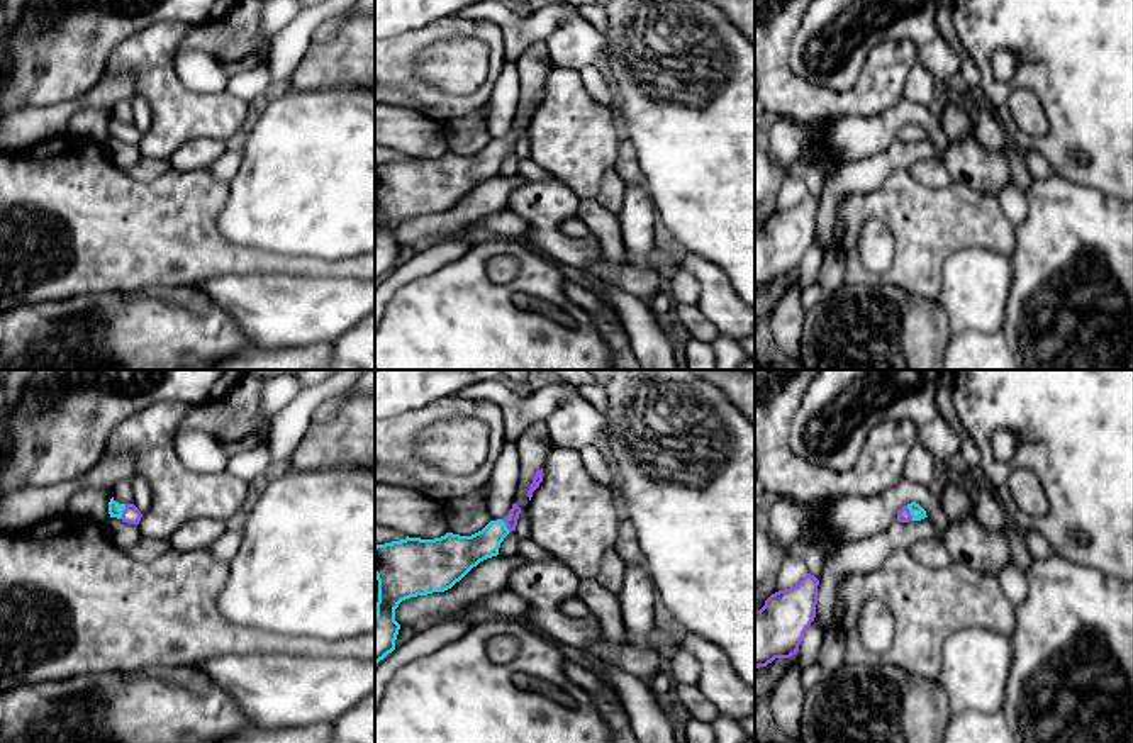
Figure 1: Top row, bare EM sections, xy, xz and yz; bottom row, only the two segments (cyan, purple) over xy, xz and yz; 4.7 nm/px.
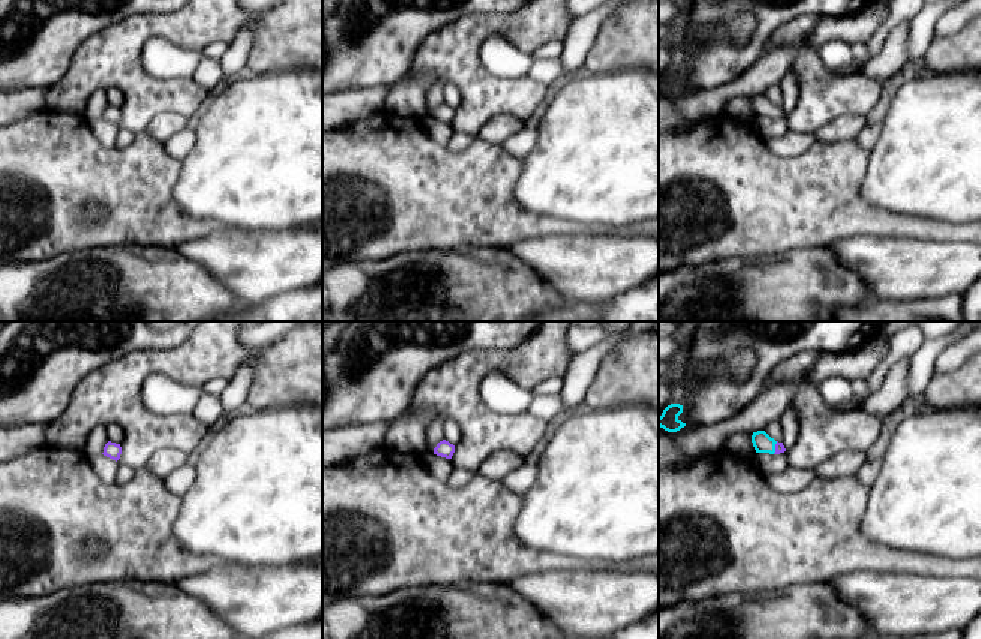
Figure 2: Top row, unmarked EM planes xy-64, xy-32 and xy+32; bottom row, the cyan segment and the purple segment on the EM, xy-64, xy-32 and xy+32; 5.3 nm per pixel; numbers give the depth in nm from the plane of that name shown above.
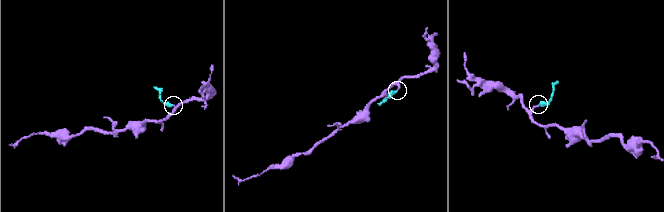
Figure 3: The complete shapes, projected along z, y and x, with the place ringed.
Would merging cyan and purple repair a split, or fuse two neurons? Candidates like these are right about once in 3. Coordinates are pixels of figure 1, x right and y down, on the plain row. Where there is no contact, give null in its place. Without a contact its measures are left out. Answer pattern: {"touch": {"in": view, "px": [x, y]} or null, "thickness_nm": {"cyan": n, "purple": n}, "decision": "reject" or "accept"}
{"touch": {"in": "xy", "px": [122, 131]}, "thickness_nm": {"cyan": 70, "purple": 90}, "decision": "accept"}

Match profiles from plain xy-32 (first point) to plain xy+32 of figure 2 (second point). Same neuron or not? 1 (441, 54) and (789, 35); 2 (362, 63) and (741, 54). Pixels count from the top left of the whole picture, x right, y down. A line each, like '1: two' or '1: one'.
1: one
2: one

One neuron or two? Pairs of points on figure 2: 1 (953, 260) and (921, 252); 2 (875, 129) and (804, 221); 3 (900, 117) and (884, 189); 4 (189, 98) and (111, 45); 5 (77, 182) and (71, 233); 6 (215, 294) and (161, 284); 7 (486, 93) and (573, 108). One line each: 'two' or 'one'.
1: one
2: two
3: one
4: one
5: one
6: one
7: two

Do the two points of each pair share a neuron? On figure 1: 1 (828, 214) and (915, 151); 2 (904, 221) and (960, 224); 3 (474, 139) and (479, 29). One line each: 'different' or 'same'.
1: same
2: same
3: different

